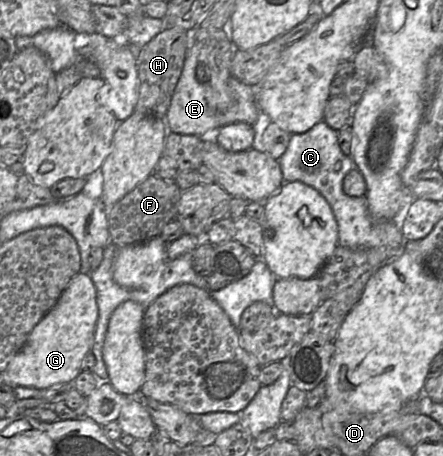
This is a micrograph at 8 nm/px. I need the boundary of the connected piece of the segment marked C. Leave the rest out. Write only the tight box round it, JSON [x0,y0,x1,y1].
[278,121,406,260]

